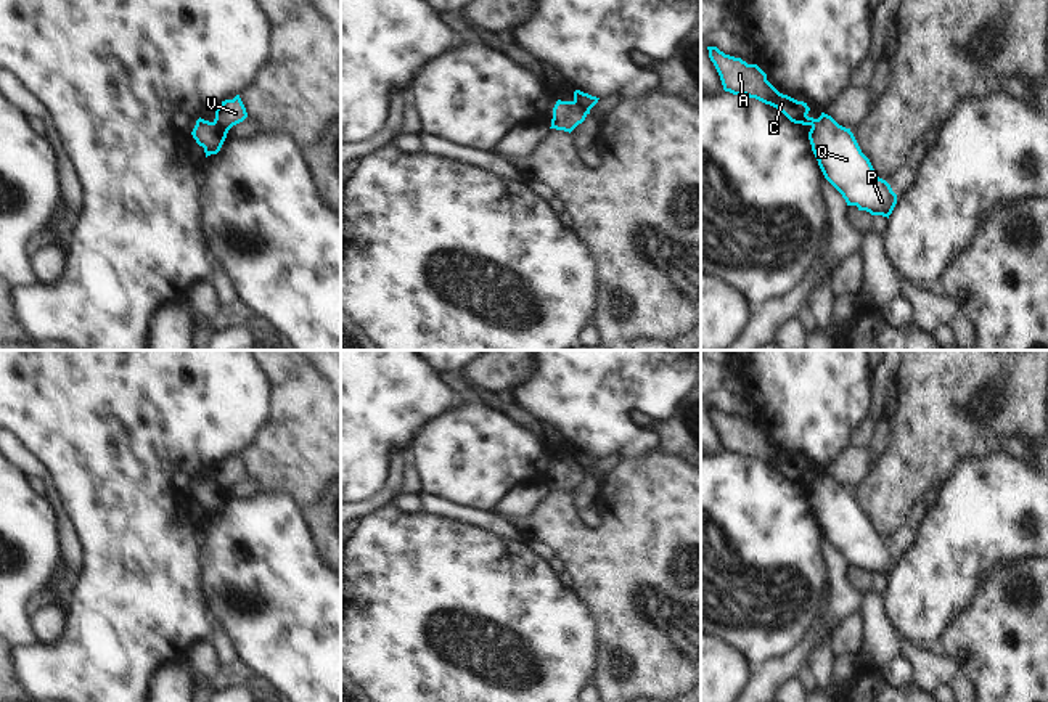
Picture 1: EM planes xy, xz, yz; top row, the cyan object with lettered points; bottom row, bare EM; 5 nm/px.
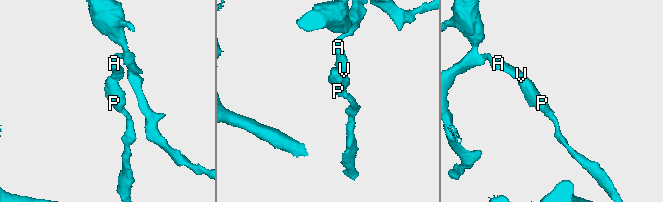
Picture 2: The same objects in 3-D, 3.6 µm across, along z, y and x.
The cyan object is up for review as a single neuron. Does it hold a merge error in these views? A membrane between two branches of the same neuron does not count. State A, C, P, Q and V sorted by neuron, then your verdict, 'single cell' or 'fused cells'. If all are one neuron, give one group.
groups A C V / P Q; fused cells

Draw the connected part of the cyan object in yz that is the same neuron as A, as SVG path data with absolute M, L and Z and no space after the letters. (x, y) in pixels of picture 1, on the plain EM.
M707 406L707 410L725 451L733 455L746 455L770 464L781 471L794 484L815 484L817 479L807 475L810 471L807 463L780 453L767 440L767 434L757 424L747 424L741 418L725 414L717 406Z

